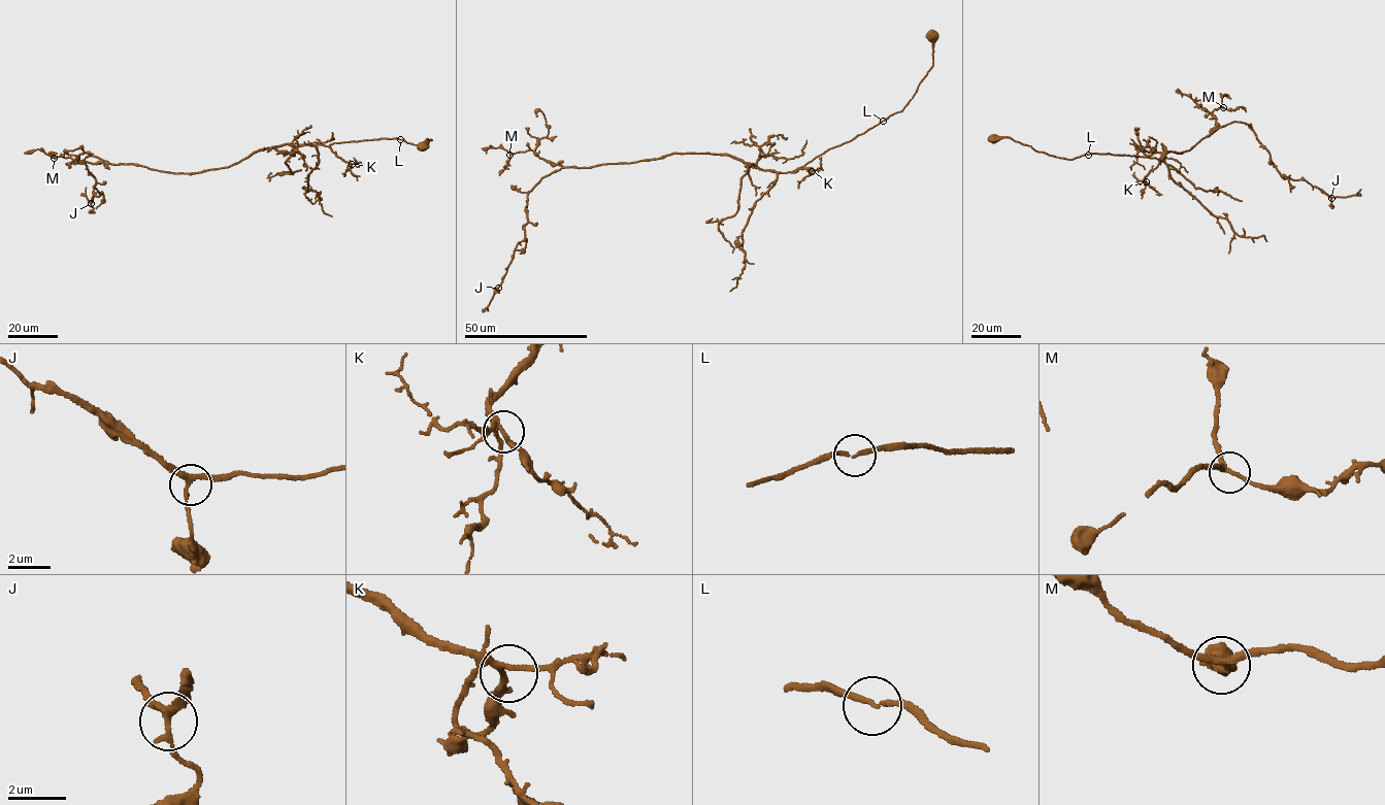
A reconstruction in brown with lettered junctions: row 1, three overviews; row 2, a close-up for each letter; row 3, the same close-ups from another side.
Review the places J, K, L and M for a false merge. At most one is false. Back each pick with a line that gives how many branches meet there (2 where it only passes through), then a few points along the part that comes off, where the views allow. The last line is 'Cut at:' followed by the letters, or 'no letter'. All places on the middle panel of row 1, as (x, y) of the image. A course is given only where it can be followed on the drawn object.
Cut at: no letter

